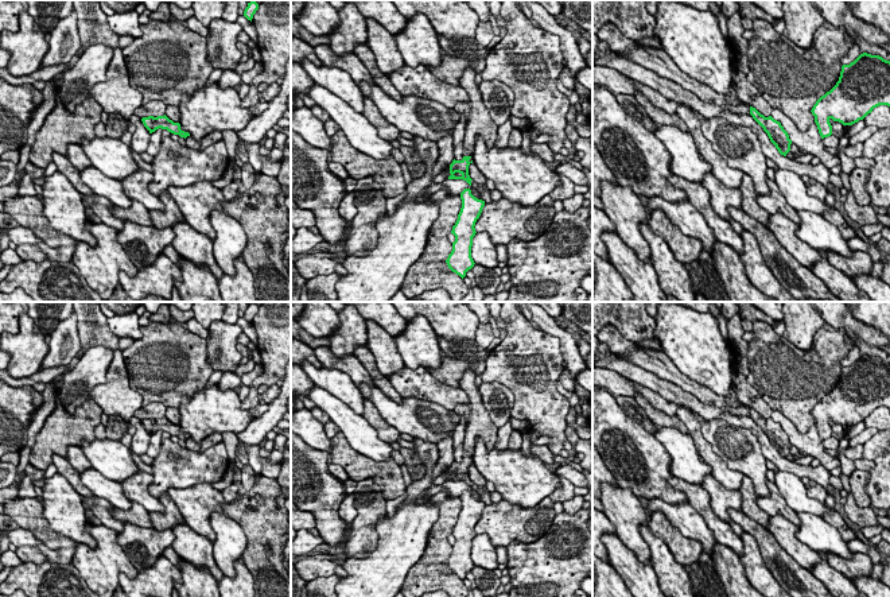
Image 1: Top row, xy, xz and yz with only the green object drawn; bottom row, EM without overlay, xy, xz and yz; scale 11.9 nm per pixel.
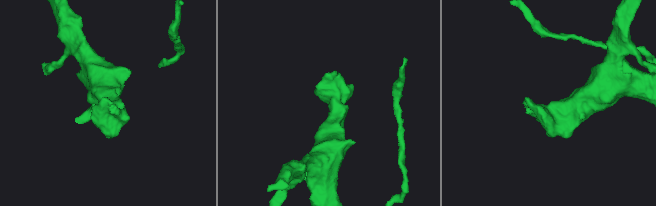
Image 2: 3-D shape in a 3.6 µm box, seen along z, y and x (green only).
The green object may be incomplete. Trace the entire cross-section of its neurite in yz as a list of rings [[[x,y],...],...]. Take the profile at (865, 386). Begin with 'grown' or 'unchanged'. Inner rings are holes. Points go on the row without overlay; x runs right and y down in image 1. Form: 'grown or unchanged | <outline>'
unchanged | [[[863,354],[842,368],[836,387],[816,403],[811,414],[824,441],[832,437],[831,420],[852,427],[879,407],[890,408],[890,363]]]

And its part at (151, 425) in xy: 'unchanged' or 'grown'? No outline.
unchanged

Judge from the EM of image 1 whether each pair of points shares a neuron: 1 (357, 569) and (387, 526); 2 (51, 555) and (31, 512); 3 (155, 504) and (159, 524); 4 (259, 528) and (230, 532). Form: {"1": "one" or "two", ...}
{"1": "one", "2": "two", "3": "two", "4": "two"}

